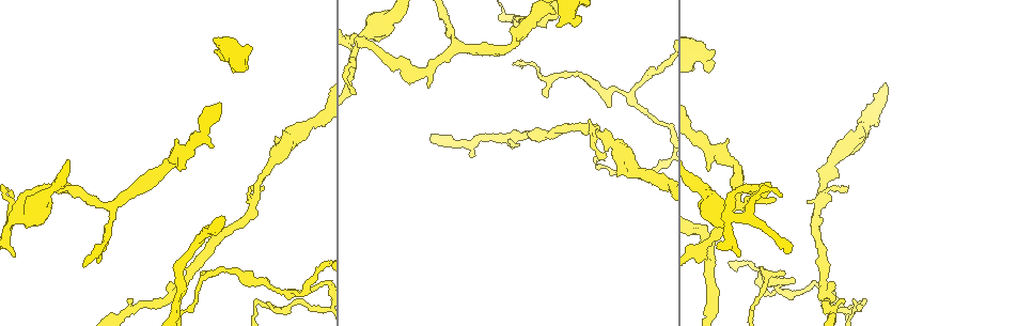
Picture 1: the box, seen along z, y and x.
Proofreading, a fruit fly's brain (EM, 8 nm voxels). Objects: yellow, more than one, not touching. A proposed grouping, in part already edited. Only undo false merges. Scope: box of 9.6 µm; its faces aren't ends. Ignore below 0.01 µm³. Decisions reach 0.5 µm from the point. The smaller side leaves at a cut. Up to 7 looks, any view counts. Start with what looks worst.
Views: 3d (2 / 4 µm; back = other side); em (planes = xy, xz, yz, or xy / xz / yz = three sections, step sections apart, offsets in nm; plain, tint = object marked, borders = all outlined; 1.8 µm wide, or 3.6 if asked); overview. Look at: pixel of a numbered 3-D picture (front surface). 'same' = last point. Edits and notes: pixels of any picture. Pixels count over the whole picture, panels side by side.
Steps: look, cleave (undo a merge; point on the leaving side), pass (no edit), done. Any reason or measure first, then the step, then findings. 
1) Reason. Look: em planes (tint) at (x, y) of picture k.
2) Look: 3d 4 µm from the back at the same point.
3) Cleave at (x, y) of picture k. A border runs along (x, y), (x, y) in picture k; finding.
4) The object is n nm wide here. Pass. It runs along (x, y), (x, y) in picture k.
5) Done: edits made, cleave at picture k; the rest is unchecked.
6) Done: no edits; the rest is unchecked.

Look: em xz step 16 (tint) at (286, 291) of picture 1.

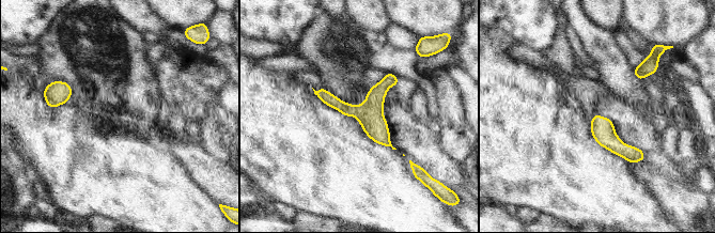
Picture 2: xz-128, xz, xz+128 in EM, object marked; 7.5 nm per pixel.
Look: em planes (tint) at the same point.

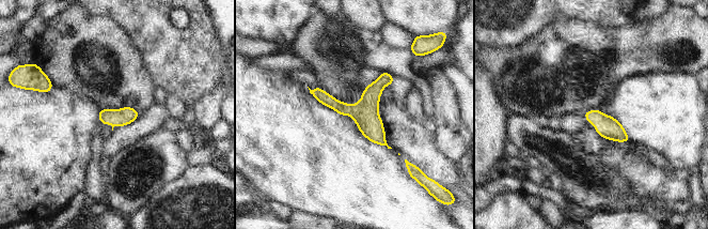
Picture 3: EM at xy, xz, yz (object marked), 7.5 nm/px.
The object is 130 nm wide here. Pass. It runs along (388, 76), (358, 108), (314, 92) in picture 3; one cell here.

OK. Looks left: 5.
Sharp bend. Look: em 3.6 µm planes (plain) at (27, 213) of picture 1.

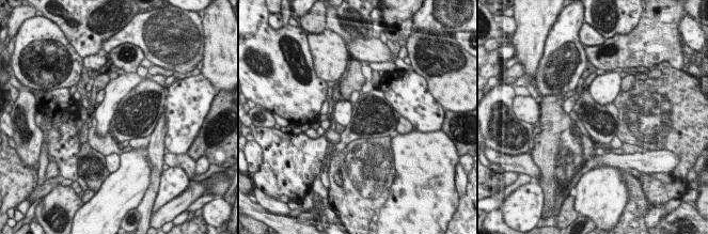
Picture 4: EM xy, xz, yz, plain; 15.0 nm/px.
Look: em 3.6 µm planes (tint) at the same point.

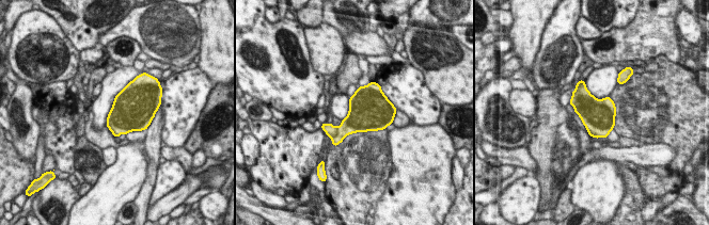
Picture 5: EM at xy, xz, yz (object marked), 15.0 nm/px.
Cleave at (350, 124) of picture 5. Two cells meet here.

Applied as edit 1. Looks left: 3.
Arms part here. Look: em planes (tint) at (287, 310) of picture 1.

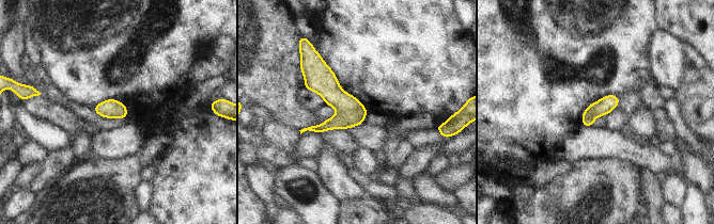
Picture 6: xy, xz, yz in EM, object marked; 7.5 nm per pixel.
The object is 130 nm wide here. Pass. All the same cell.

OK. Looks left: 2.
Done: edits made, cleave at picture 5; the rest is unchecked.

